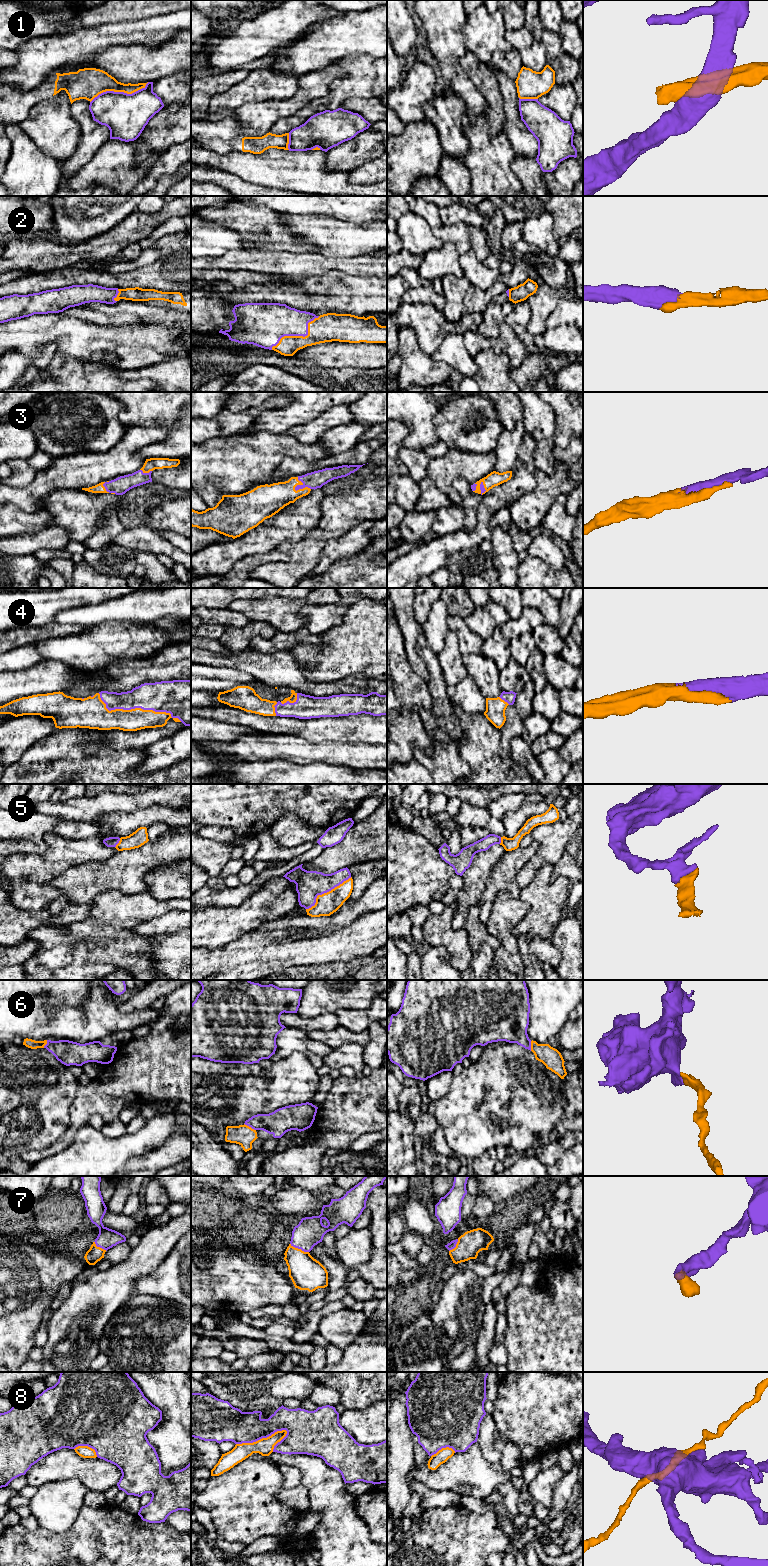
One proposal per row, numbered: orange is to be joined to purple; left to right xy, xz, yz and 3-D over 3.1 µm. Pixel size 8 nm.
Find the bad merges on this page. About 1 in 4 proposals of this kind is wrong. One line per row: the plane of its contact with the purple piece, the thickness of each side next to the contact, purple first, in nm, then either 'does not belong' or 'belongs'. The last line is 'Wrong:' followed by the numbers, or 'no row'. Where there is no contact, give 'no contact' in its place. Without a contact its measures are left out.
1: meets purple in xy; 360 nm thick on the purple side, 240 nm on the other; does not belong
2: meets purple in xz; 300 nm thick on the purple side, 220 nm on the other; belongs
3: meets purple in xz; 140 nm thick on the purple side, 260 nm on the other; belongs
4: meets purple in xy; 260 nm thick on the purple side, 180 nm on the other; belongs
5: meets purple in xz; 220 nm thick on the purple side, 180 nm on the other; belongs
6: meets purple in xz; 200 nm thick on the purple side, 160 nm on the other; belongs
7: meets purple in xz; 220 nm thick on the purple side, 260 nm on the other; belongs
8: meets purple in xz; 260 nm thick on the purple side, 140 nm on the other; does not belong
Wrong: 1, 8

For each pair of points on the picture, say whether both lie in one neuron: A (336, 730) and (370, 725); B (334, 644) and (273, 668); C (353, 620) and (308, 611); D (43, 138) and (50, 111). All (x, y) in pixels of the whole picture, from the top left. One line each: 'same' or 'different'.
A: same
B: different
C: different
D: same

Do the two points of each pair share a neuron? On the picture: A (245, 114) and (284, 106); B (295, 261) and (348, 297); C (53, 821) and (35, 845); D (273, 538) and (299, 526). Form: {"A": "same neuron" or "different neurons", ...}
{"A": "same neuron", "B": "different neurons", "C": "same neuron", "D": "same neuron"}

